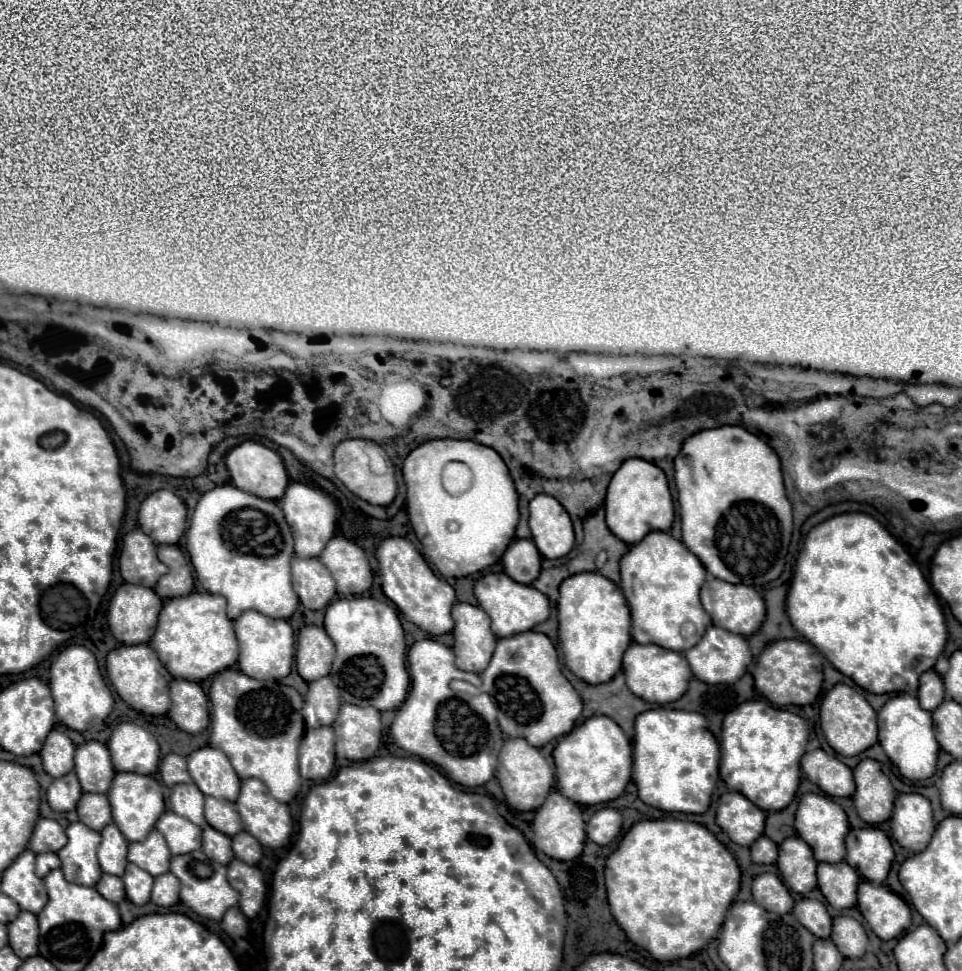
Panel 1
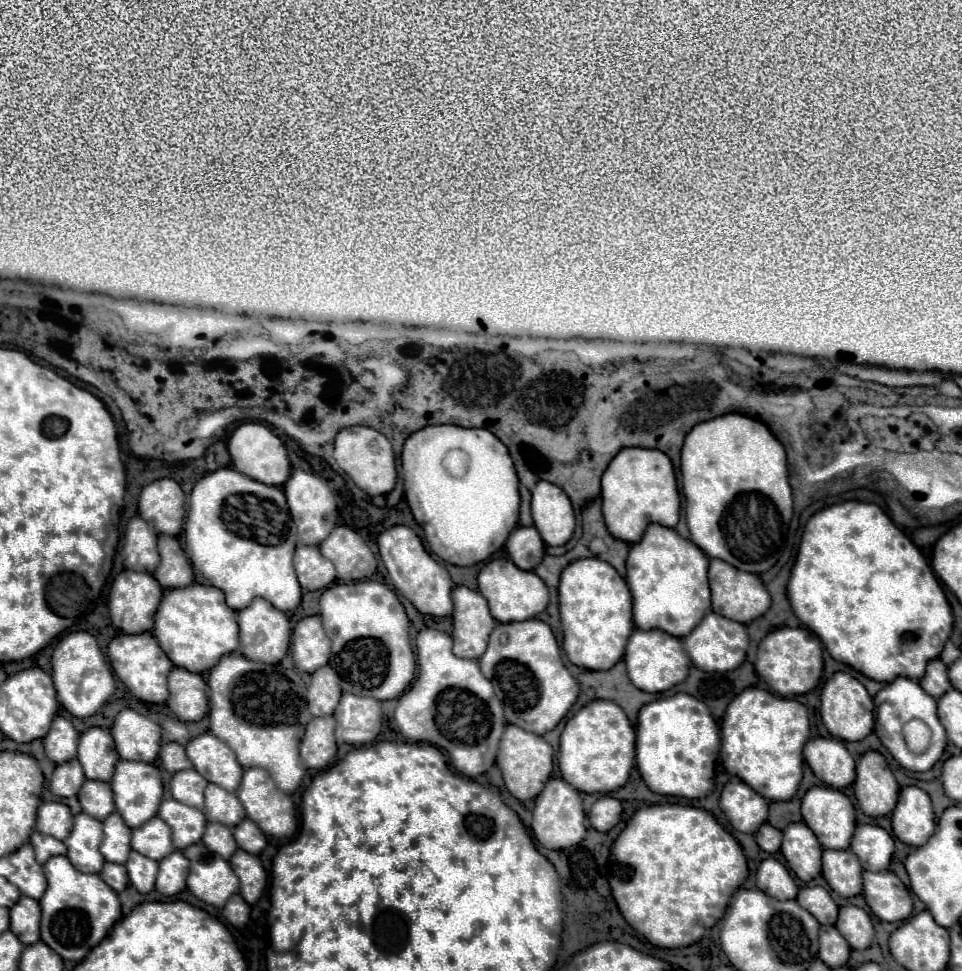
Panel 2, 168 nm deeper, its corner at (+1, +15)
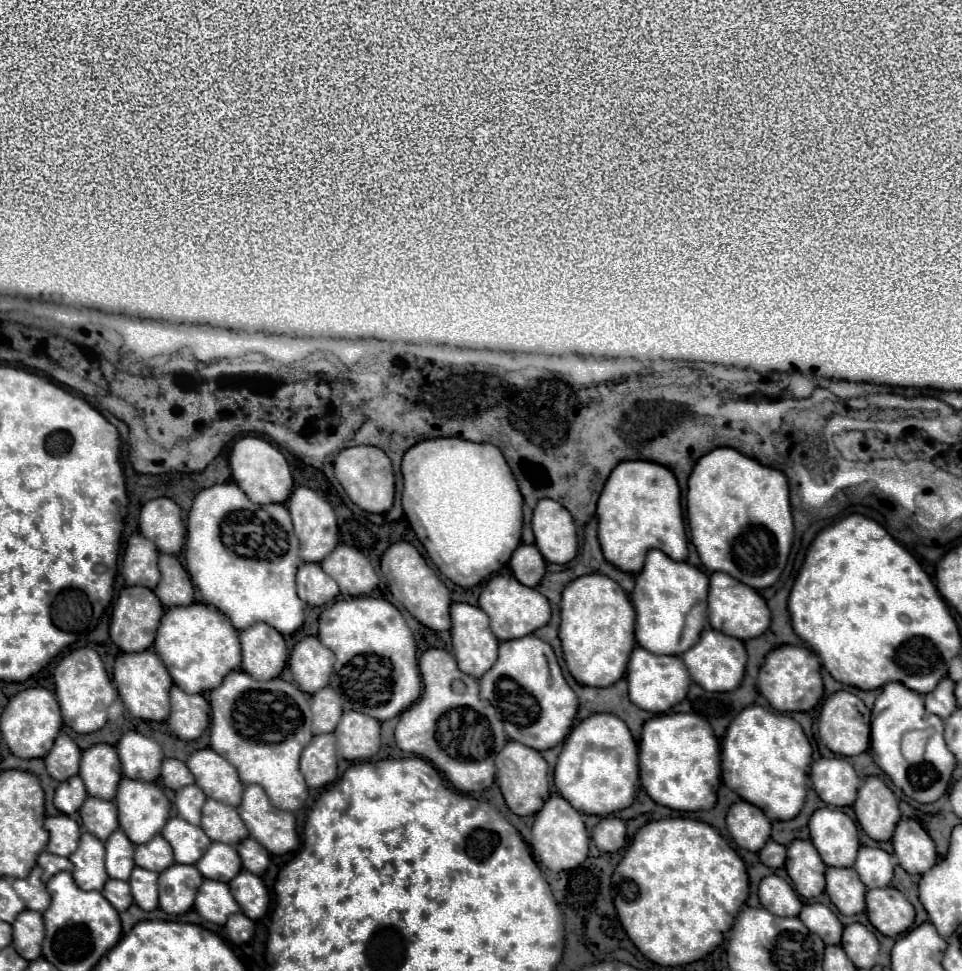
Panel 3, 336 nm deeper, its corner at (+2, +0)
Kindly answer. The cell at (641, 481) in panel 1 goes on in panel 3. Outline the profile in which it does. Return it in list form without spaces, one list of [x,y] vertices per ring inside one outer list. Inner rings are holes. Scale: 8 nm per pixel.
[[[622,461],[610,473],[600,499],[598,499],[598,539],[604,551],[606,561],[616,565],[626,573],[638,573],[644,565],[646,551],[656,547],[670,555],[674,561],[684,561],[688,557],[686,551],[686,529],[680,509],[680,487],[676,477],[664,465],[652,461]]]

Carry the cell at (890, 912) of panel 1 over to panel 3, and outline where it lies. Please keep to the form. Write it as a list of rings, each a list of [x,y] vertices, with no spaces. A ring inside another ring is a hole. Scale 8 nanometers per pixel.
[[[894,887],[868,889],[866,913],[870,923],[888,937],[896,937],[914,923],[914,907]]]

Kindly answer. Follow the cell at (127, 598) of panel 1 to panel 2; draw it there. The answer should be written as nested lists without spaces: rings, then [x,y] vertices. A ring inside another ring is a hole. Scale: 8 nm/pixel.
[[[135,570],[119,572],[111,584],[111,594],[109,594],[109,616],[113,626],[125,634],[149,632],[153,628],[153,618],[155,618],[161,594],[163,594],[163,588],[157,584],[157,580],[149,572],[135,572]]]

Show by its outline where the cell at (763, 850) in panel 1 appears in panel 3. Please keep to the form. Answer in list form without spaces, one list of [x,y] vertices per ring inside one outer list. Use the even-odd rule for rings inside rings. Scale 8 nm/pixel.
[[[770,839],[770,841],[764,845],[764,851],[760,851],[758,855],[760,855],[760,861],[762,861],[766,867],[778,869],[778,867],[782,867],[784,861],[786,861],[786,847]]]

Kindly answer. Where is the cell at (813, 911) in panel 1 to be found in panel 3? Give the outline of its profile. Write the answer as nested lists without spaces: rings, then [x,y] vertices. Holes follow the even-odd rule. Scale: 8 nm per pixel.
[[[822,903],[804,905],[798,917],[812,933],[820,935],[820,939],[824,939],[826,945],[838,945],[840,943],[844,927],[838,921],[838,917],[826,905],[822,905]]]

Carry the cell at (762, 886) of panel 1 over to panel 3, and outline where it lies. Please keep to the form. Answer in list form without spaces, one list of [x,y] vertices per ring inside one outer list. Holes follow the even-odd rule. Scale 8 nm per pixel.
[[[768,875],[760,881],[758,897],[762,907],[780,917],[796,917],[802,907],[796,891],[778,875]]]

